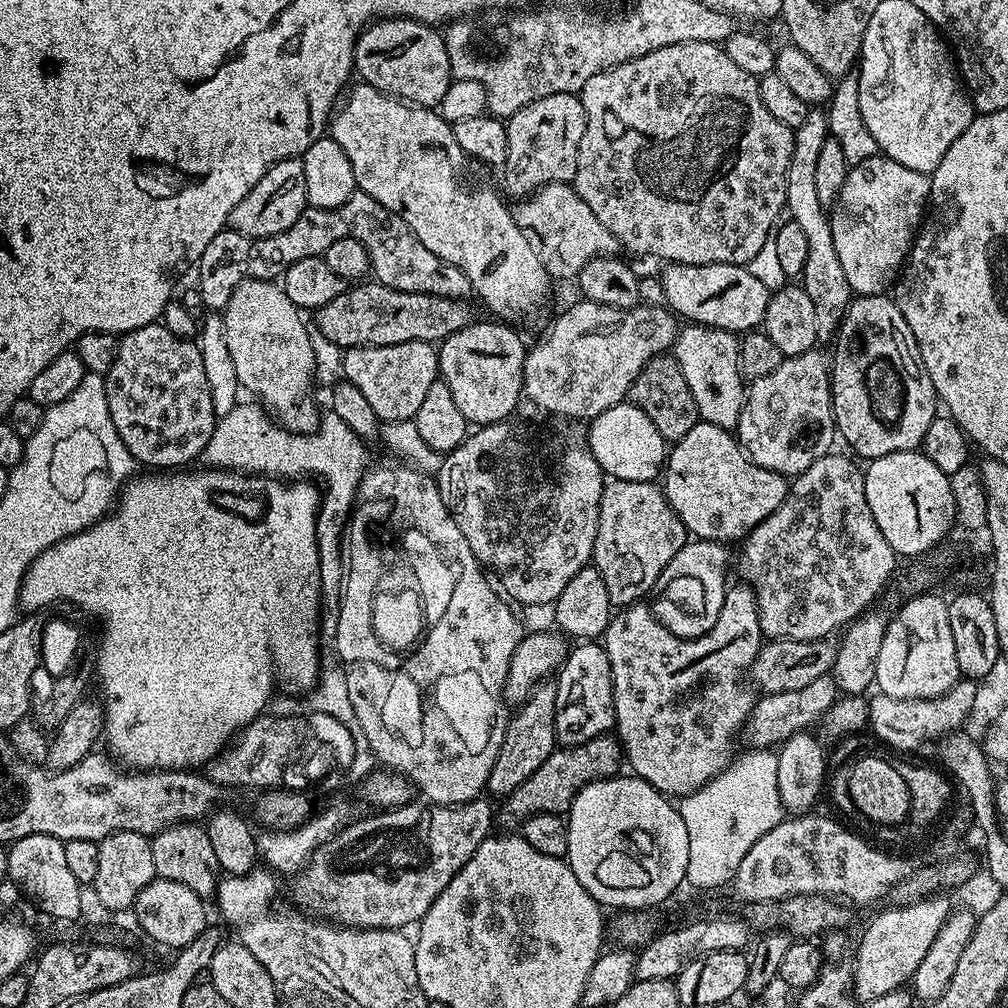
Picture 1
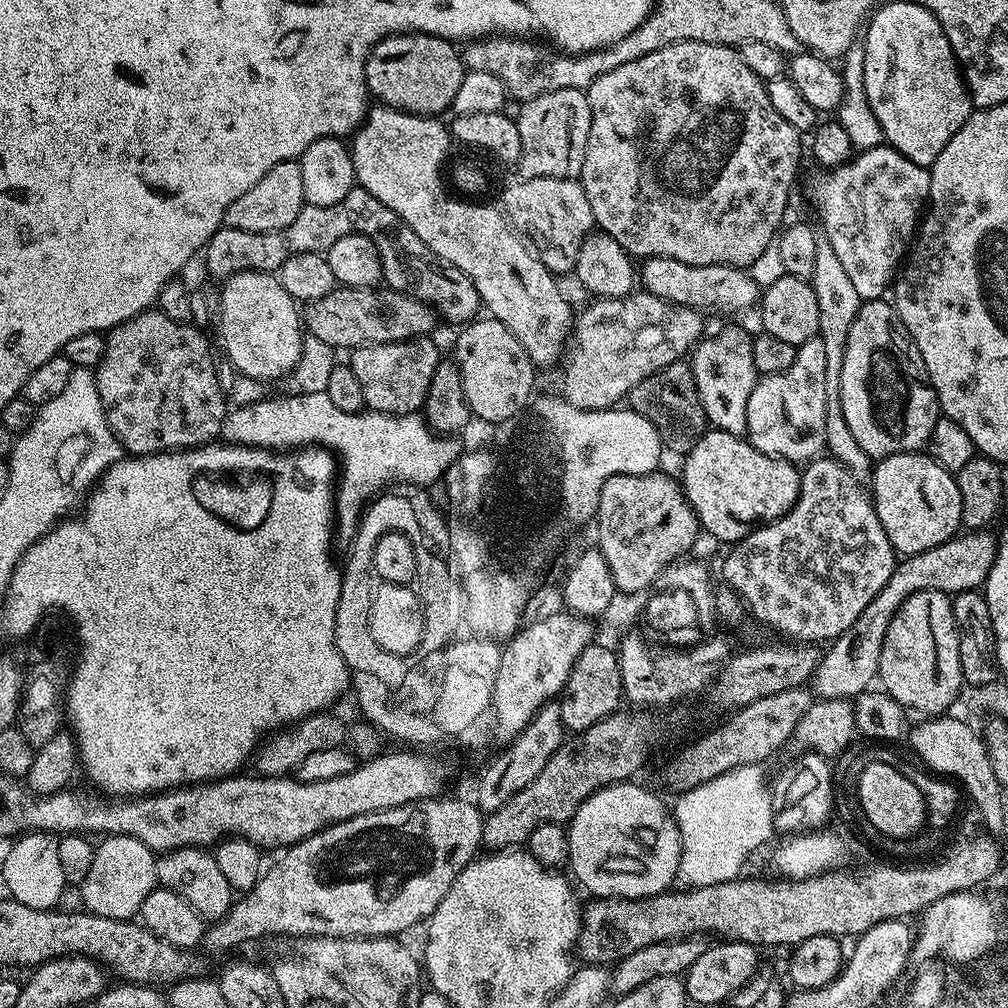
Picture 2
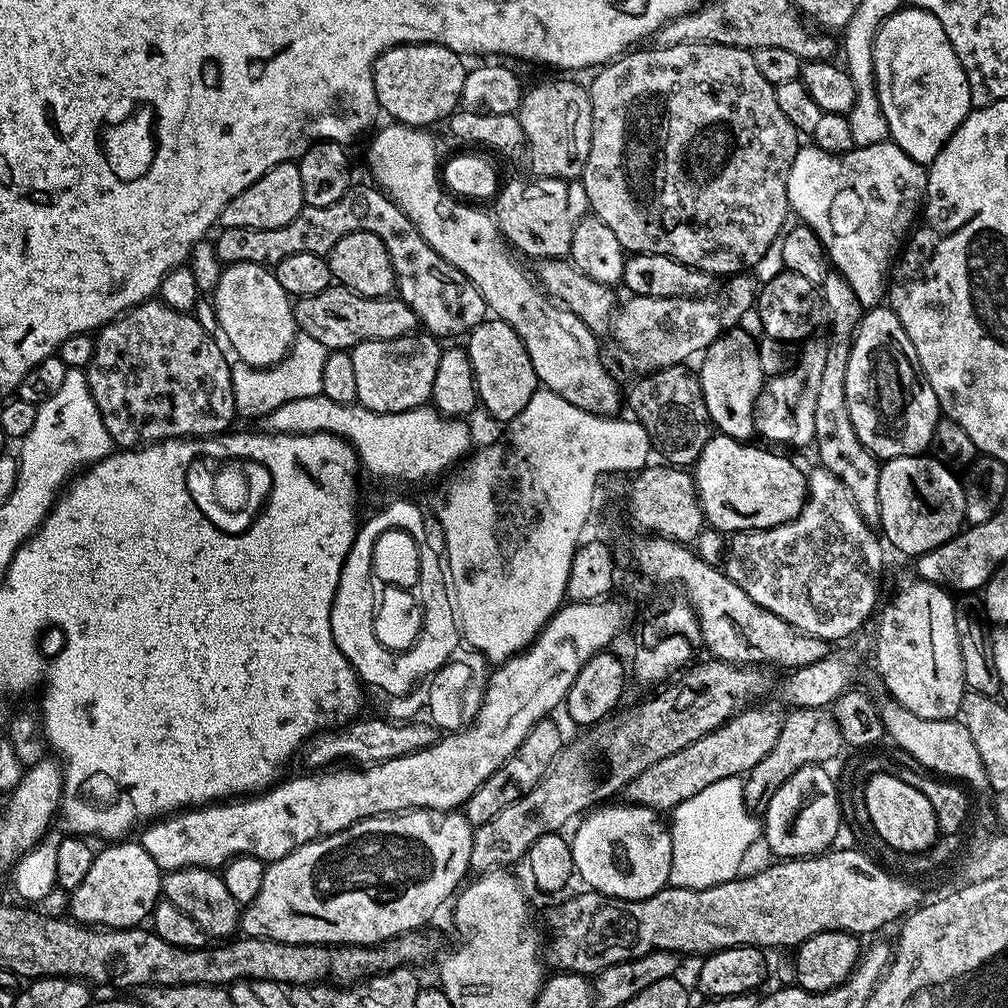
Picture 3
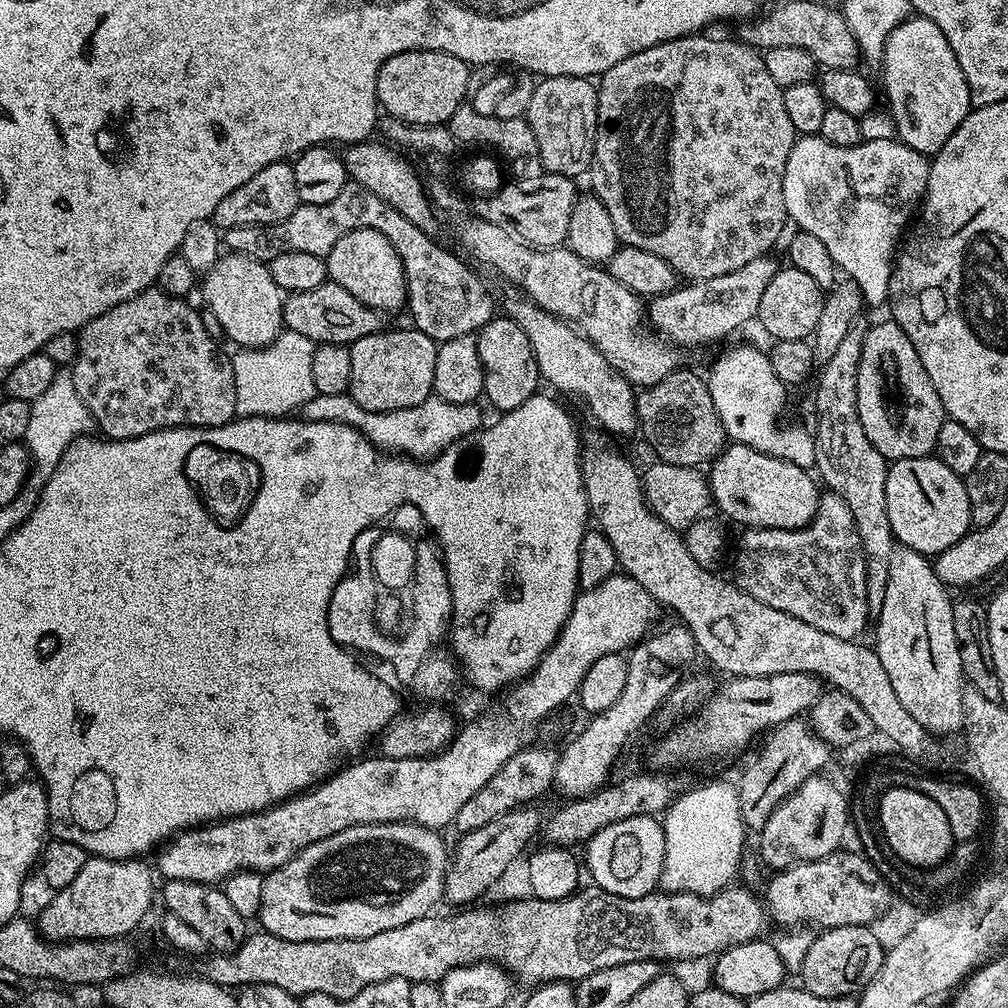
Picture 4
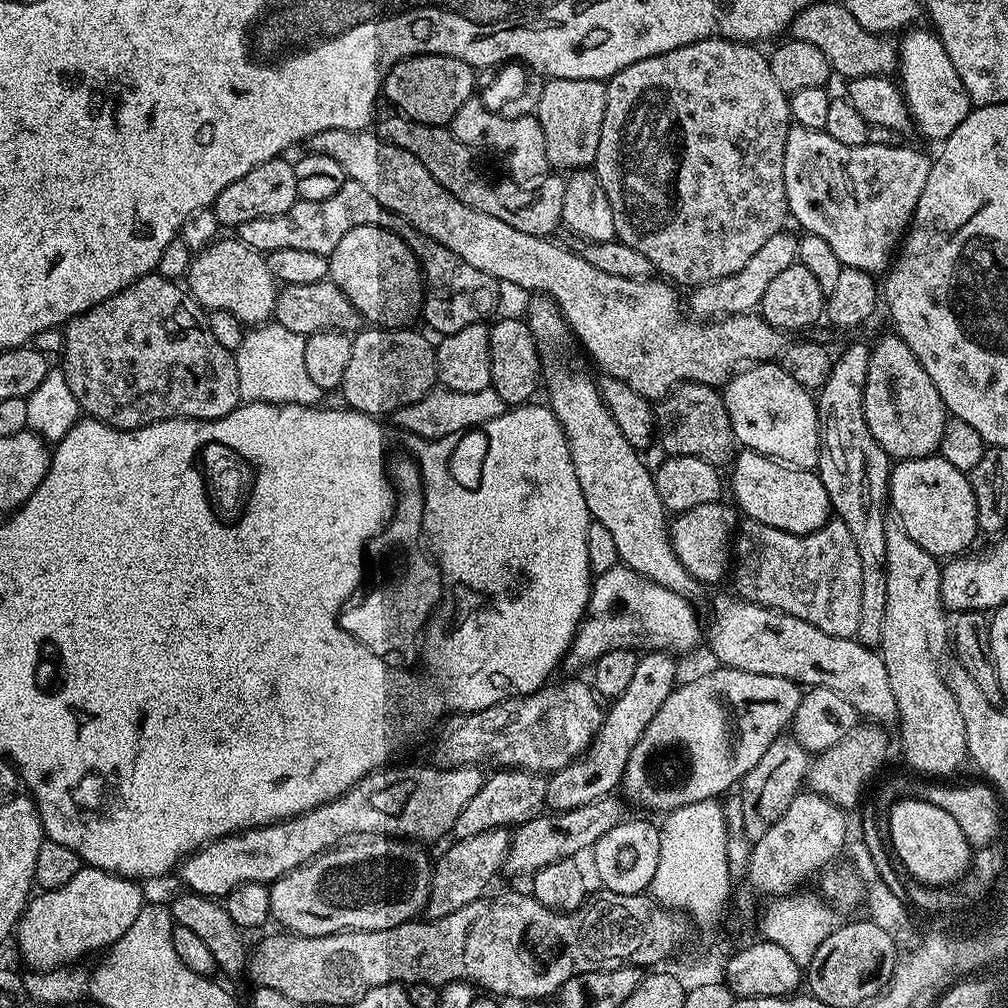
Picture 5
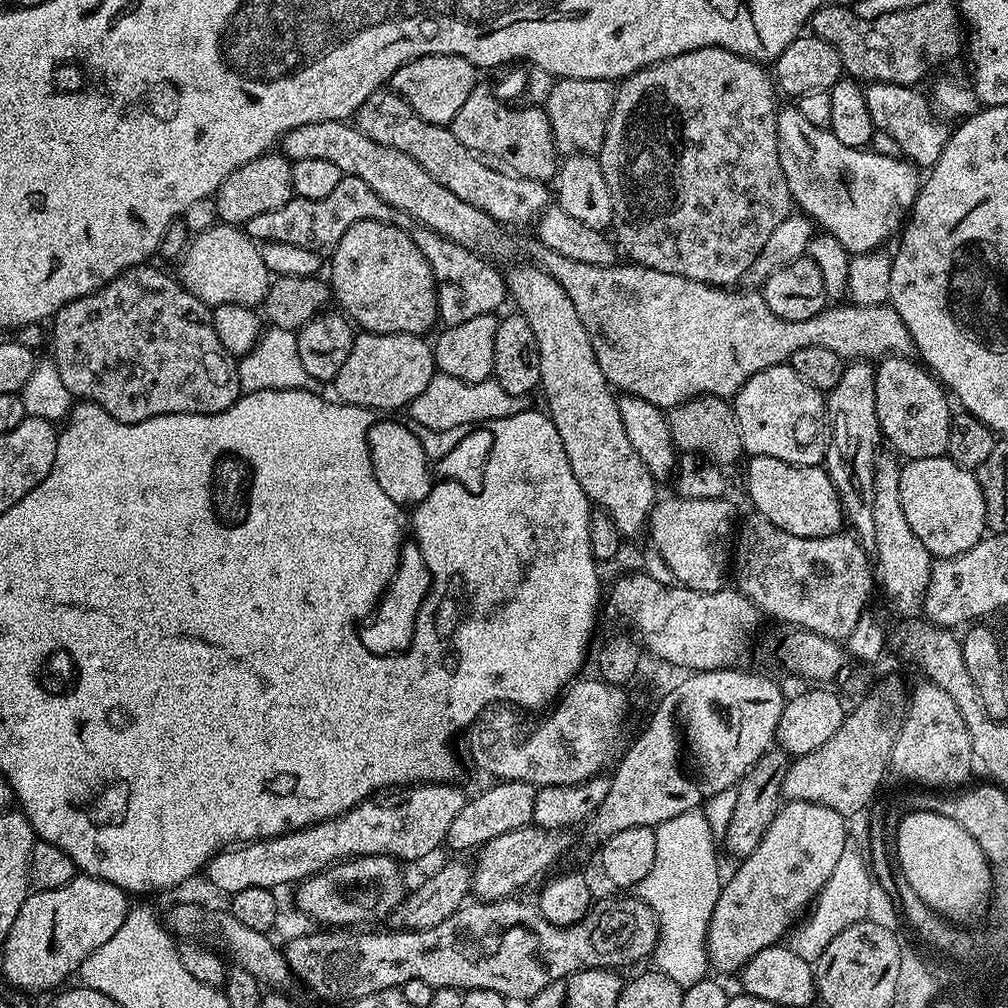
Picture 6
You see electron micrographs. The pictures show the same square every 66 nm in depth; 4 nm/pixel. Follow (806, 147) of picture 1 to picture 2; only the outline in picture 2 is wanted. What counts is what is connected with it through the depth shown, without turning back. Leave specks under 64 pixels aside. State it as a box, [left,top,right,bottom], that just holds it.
[810,234,874,482]

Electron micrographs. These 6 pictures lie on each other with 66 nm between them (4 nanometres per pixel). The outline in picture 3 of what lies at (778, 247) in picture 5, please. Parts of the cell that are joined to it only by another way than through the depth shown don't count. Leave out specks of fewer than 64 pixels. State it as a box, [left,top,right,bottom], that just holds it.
[610,275,758,374]

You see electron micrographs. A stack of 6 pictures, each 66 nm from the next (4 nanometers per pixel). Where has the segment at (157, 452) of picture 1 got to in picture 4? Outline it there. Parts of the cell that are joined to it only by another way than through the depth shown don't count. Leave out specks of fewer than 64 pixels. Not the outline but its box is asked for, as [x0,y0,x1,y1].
[70,286,236,440]

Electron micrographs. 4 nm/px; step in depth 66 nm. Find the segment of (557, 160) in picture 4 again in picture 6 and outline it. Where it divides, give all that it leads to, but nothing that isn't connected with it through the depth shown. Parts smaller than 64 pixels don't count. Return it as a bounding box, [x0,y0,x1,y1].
[546,78,617,153]

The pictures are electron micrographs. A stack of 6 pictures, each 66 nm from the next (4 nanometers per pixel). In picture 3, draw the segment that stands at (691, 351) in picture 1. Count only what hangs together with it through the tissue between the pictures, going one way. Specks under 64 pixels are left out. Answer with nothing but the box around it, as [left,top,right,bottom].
[698,326,764,441]

